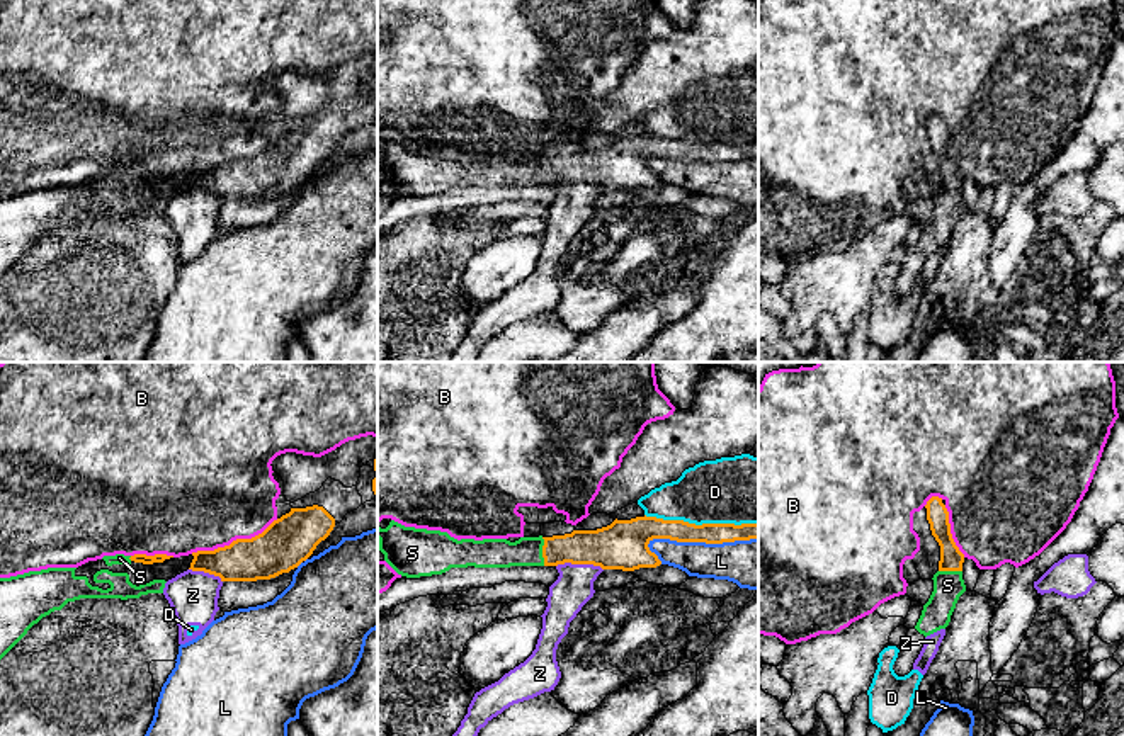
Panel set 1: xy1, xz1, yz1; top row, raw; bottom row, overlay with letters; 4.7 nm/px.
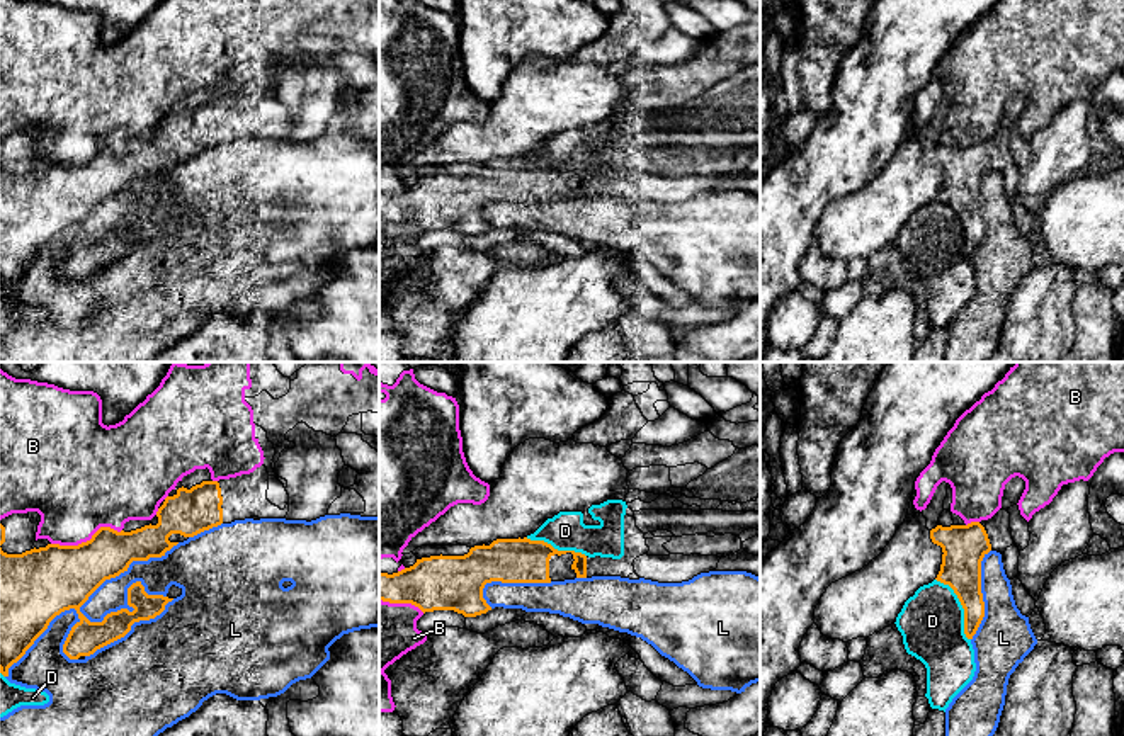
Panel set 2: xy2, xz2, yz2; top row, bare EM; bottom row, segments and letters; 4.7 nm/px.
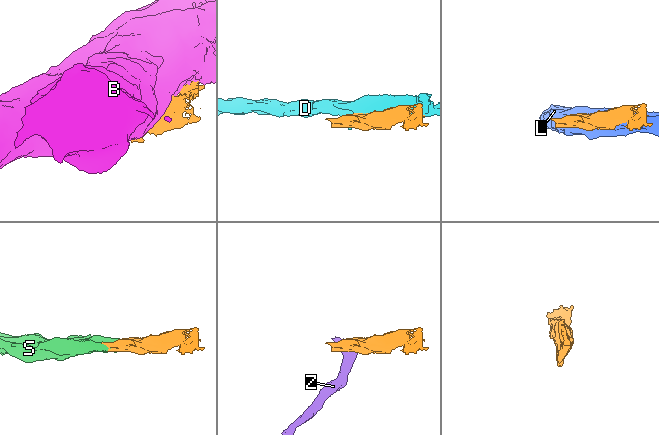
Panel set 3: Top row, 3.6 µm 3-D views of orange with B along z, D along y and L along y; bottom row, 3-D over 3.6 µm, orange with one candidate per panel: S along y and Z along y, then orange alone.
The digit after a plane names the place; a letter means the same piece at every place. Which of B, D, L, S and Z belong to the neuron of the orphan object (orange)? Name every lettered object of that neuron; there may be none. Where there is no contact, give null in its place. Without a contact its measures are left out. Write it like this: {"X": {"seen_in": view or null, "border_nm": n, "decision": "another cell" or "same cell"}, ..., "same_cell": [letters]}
{"B": {"seen_in": "xy1", "border_nm": 440, "decision": "another cell"}, "D": {"seen_in": "xz1", "border_nm": 550, "decision": "another cell"}, "L": {"seen_in": "xy2", "border_nm": 1050, "decision": "another cell"}, "S": {"seen_in": "xz1", "border_nm": 140, "decision": "same cell"}, "Z": {"seen_in": "xz1", "border_nm": 220, "decision": "another cell"}, "same_cell": ["S"]}

